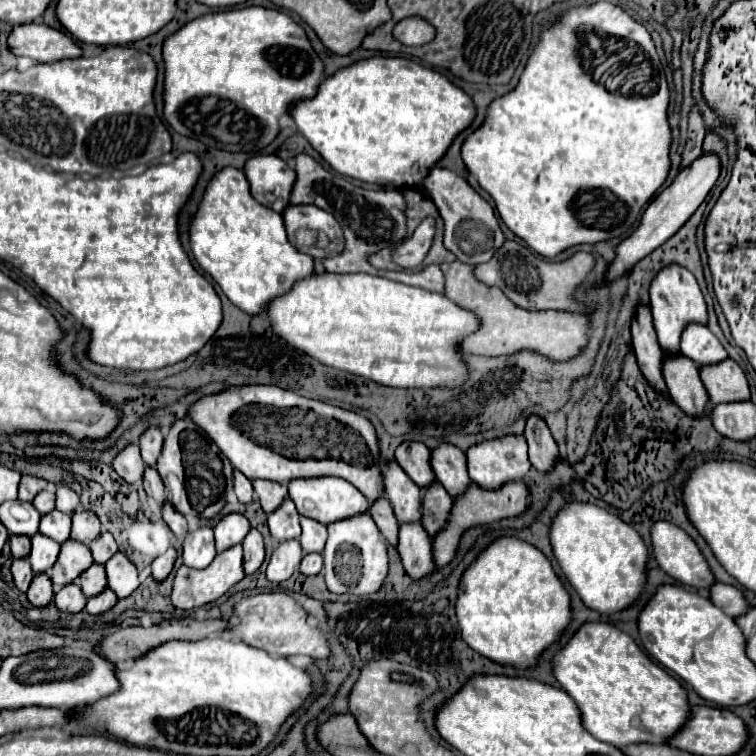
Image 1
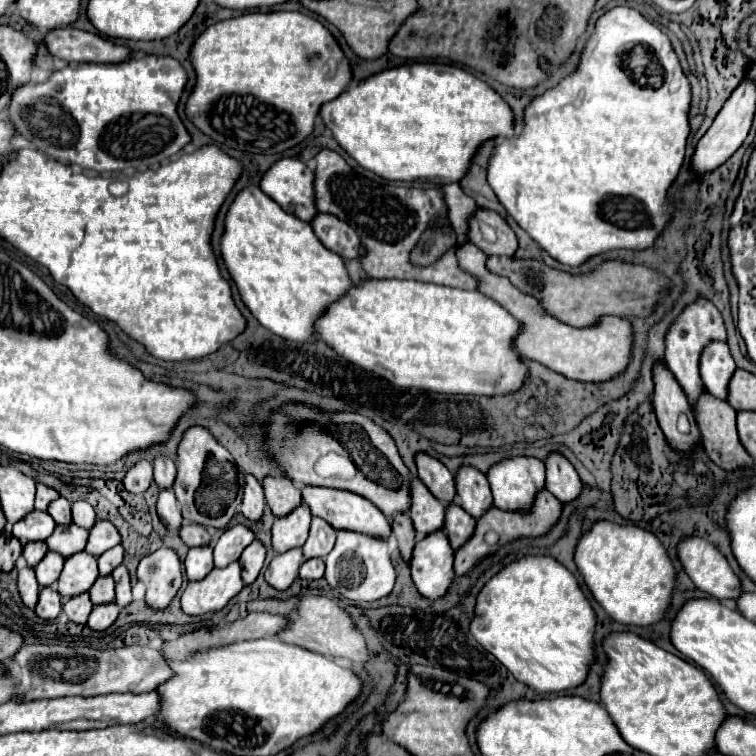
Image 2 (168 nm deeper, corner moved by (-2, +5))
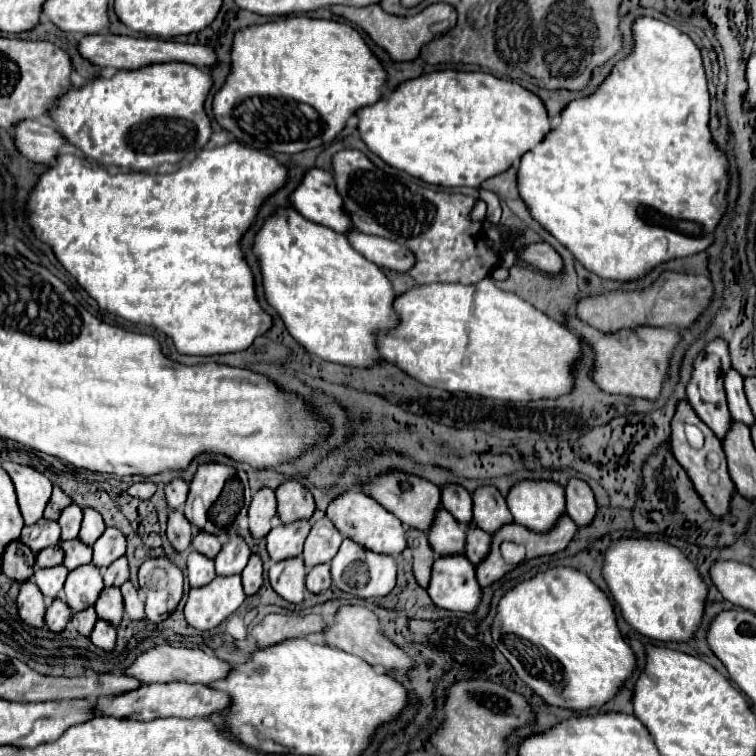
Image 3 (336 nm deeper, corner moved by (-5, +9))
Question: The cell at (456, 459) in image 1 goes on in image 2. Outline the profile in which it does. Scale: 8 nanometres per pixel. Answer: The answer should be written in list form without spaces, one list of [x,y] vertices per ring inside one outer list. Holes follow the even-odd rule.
[[[459,466],[455,474],[455,488],[457,504],[461,504],[461,508],[465,508],[465,512],[469,512],[473,518],[481,516],[481,512],[485,512],[485,508],[493,504],[493,496],[485,474],[473,466]]]

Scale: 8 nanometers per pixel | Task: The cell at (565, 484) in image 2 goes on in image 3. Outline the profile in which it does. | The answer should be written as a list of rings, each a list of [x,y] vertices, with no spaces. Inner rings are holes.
[[[572,478],[566,486],[566,506],[568,506],[568,516],[580,528],[590,526],[596,516],[596,510],[598,510],[590,486],[576,478]]]

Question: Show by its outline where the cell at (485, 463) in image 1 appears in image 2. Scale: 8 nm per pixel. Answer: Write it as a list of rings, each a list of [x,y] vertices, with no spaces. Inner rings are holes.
[[[533,456],[503,458],[487,470],[497,508],[521,508],[537,488],[545,486],[545,466]]]

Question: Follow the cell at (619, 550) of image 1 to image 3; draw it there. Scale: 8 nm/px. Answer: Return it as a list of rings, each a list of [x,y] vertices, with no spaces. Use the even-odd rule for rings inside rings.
[[[618,540],[604,560],[604,580],[624,620],[642,636],[660,642],[690,642],[704,618],[708,586],[694,564],[674,546],[660,540]]]

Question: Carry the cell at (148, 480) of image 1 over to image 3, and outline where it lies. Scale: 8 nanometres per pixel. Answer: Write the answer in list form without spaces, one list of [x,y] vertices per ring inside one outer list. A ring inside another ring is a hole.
[[[170,512],[168,518],[168,540],[172,544],[172,548],[178,554],[186,554],[190,550],[190,542],[192,542],[192,526],[188,524],[188,520],[184,518],[182,512]]]

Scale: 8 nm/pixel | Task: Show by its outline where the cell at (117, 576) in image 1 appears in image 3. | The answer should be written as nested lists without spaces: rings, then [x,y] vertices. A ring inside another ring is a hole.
[[[128,582],[124,584],[122,588],[122,596],[124,596],[124,608],[126,608],[126,616],[132,620],[132,622],[144,622],[144,602],[138,598],[138,592],[136,588]]]

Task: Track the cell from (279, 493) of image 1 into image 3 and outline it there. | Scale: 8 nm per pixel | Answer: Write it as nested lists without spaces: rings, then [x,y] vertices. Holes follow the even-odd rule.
[[[288,480],[276,490],[278,500],[278,516],[282,524],[292,524],[298,520],[312,518],[316,504],[308,488],[304,488],[300,482]]]

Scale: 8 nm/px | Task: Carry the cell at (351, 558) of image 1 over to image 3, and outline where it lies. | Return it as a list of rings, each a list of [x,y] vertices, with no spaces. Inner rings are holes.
[[[344,540],[338,554],[330,562],[332,566],[332,582],[338,590],[348,592],[360,598],[382,598],[396,586],[396,562],[392,556],[376,556],[376,552],[368,552],[352,540]]]

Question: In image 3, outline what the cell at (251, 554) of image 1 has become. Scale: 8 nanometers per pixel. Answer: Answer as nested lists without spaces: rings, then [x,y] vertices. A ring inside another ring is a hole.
[[[252,554],[240,576],[242,576],[244,594],[246,596],[256,594],[260,590],[260,586],[262,586],[262,560],[256,554]]]

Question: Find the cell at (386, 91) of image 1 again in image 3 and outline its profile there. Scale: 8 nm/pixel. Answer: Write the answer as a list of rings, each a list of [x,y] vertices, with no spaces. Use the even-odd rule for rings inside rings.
[[[430,72],[416,80],[408,80],[390,98],[382,98],[374,106],[366,106],[358,112],[360,118],[360,138],[366,146],[376,152],[384,162],[400,168],[414,178],[420,178],[436,186],[467,186],[478,190],[479,198],[487,204],[487,220],[494,226],[487,231],[489,245],[501,252],[502,237],[497,230],[502,208],[499,197],[481,188],[482,182],[506,172],[516,160],[526,152],[534,150],[550,132],[552,124],[548,120],[548,110],[544,102],[524,86],[508,80],[500,80],[484,72]]]

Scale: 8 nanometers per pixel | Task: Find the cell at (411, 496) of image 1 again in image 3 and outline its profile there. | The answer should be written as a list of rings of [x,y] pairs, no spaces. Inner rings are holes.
[[[440,508],[436,514],[436,524],[428,530],[428,540],[438,556],[458,556],[464,554],[466,528],[456,524],[456,520]]]

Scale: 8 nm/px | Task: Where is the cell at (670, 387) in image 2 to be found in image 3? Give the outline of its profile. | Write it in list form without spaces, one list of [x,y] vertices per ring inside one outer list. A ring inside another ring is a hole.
[[[680,402],[678,404],[676,416],[672,420],[672,450],[674,450],[674,458],[678,460],[680,466],[684,466],[684,470],[686,470],[686,474],[688,474],[694,490],[698,492],[698,496],[702,498],[702,502],[706,504],[706,508],[714,516],[718,516],[718,518],[726,516],[730,512],[730,500],[732,500],[732,494],[736,490],[732,478],[728,474],[726,454],[722,450],[722,442],[710,432],[710,428],[700,418],[696,418],[696,412],[692,412],[692,408],[690,408],[688,402]],[[684,424],[694,424],[694,426],[698,426],[702,430],[702,434],[704,434],[704,448],[696,450],[696,448],[692,448],[688,444],[686,434],[684,434]]]

